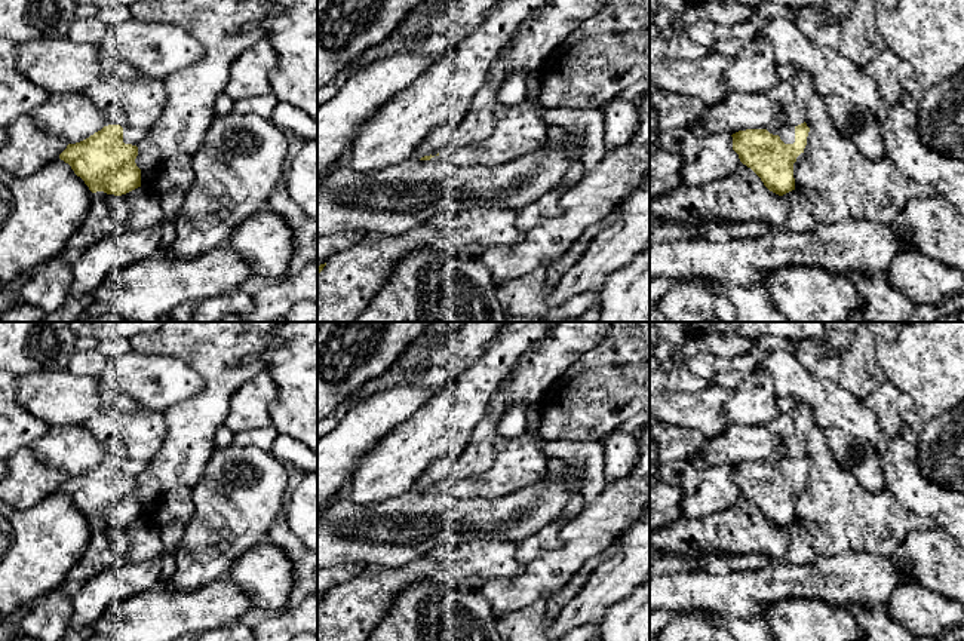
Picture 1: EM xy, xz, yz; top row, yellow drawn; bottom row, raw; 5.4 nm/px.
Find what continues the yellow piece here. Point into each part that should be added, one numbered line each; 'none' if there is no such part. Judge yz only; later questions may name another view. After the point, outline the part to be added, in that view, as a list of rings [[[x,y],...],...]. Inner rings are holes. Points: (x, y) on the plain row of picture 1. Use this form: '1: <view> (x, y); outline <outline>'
none

